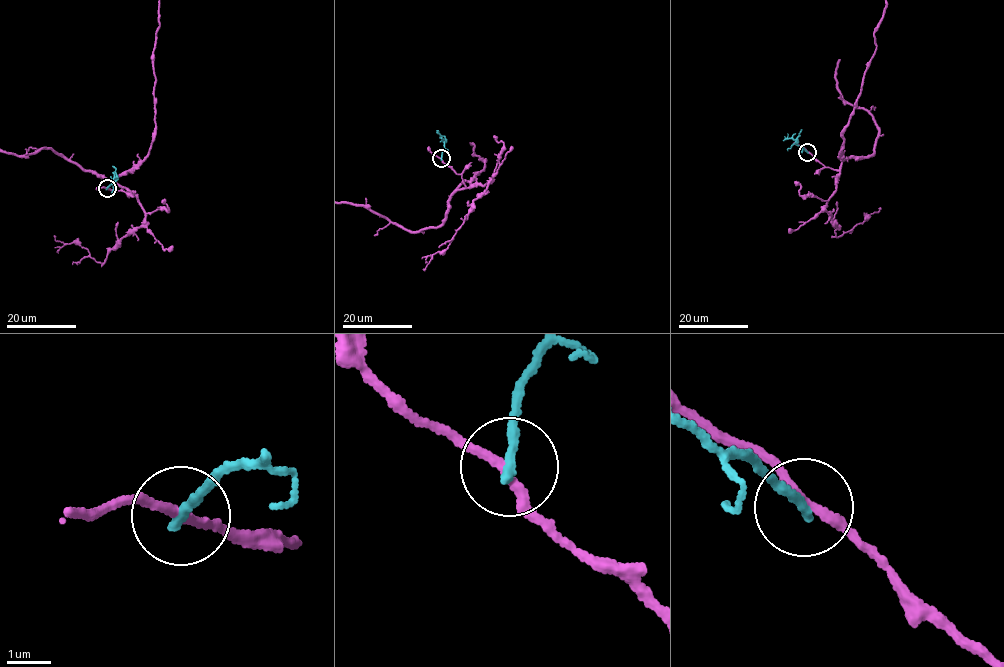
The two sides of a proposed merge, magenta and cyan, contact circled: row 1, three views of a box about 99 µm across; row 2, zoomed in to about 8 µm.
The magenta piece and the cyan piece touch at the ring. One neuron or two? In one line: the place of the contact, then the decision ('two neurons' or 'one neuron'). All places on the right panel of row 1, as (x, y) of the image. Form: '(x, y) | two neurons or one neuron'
(807, 152) | two neurons

